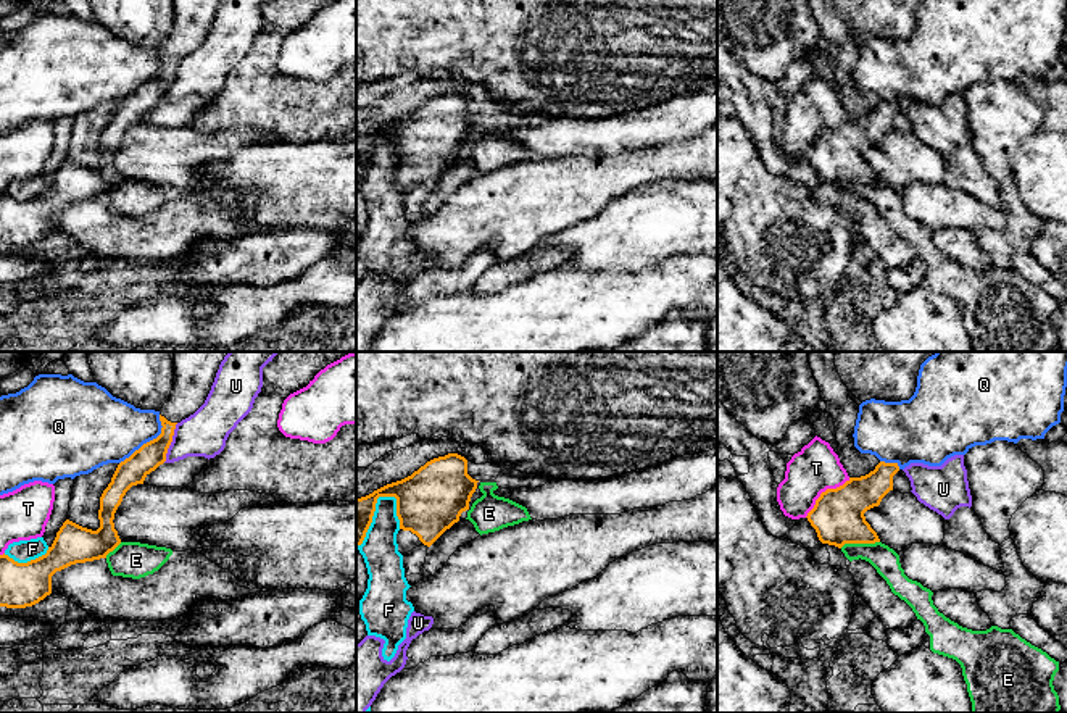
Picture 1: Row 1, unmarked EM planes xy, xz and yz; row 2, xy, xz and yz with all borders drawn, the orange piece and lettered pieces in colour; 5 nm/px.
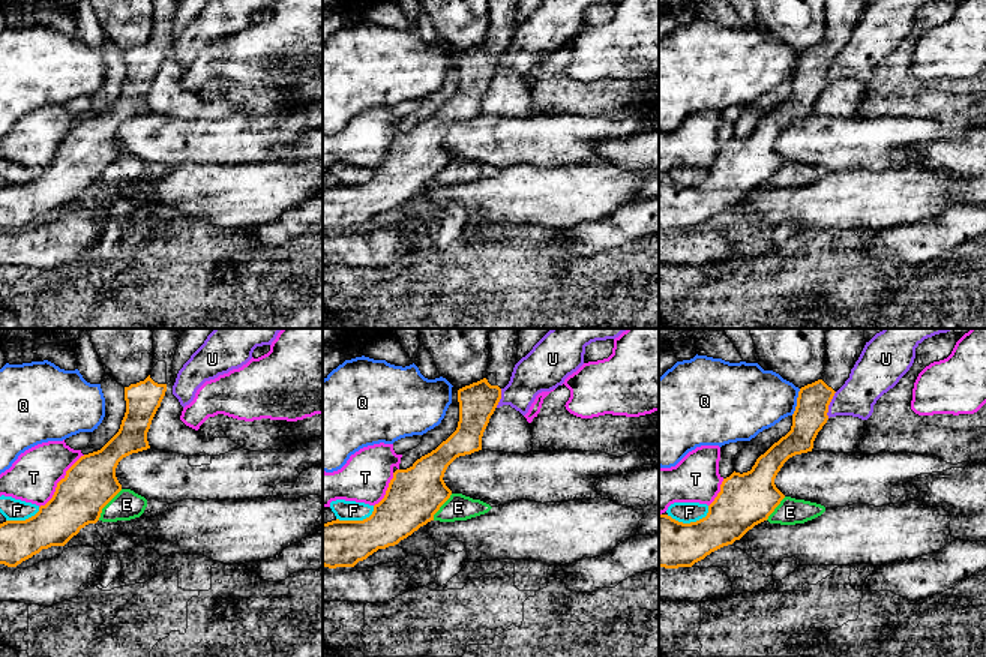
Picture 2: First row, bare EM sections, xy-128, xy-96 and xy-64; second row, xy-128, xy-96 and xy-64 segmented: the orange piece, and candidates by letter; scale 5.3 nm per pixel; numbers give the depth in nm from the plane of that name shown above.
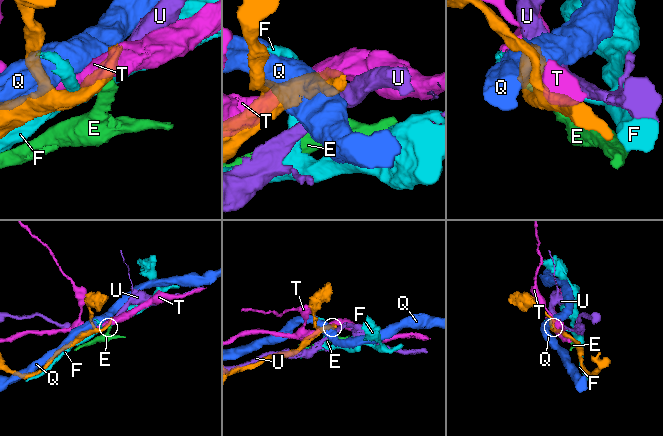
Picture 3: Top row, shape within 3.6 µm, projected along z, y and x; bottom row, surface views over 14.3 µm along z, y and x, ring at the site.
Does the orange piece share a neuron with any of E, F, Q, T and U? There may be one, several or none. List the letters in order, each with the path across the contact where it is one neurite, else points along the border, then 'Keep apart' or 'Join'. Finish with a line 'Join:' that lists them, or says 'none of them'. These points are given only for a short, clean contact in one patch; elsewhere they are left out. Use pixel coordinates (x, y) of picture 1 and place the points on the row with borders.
E: Boundary: yz (879, 541), (845, 542), (840, 547). Keep apart
F: Keep apart
Q: Keep apart
T: Keep apart
U: Boundary: xy (178, 423), (163, 462). Keep apart
Join: none of them

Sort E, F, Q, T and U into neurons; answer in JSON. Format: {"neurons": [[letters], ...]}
{"neurons": [["E"], ["F"], ["Q"], ["T"], ["U"]]}

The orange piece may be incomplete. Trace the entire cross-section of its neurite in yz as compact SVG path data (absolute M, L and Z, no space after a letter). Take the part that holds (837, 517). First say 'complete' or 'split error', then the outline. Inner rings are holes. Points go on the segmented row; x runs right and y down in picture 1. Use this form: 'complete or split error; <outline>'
complete; M880 461L869 474L849 477L843 486L822 492L806 516L819 540L838 548L845 544L880 542L864 513L878 507L893 490L893 476L898 471L898 463Z

